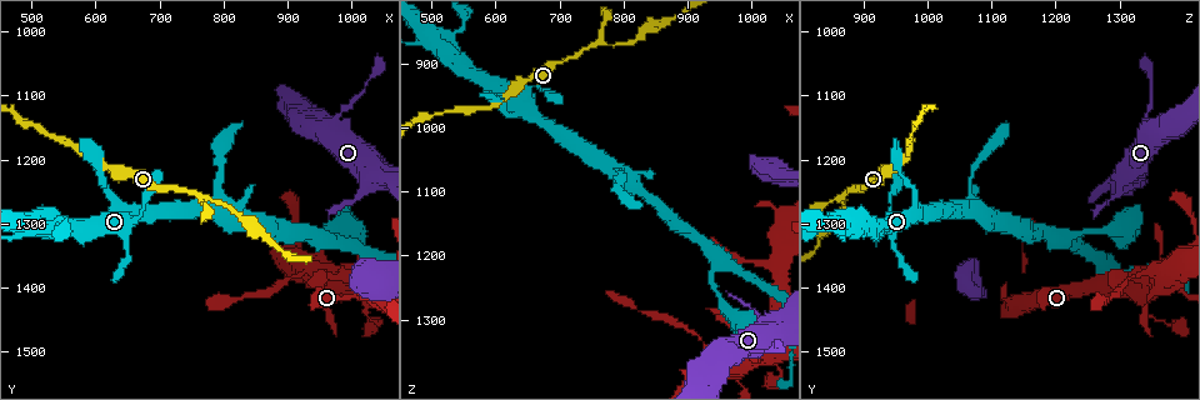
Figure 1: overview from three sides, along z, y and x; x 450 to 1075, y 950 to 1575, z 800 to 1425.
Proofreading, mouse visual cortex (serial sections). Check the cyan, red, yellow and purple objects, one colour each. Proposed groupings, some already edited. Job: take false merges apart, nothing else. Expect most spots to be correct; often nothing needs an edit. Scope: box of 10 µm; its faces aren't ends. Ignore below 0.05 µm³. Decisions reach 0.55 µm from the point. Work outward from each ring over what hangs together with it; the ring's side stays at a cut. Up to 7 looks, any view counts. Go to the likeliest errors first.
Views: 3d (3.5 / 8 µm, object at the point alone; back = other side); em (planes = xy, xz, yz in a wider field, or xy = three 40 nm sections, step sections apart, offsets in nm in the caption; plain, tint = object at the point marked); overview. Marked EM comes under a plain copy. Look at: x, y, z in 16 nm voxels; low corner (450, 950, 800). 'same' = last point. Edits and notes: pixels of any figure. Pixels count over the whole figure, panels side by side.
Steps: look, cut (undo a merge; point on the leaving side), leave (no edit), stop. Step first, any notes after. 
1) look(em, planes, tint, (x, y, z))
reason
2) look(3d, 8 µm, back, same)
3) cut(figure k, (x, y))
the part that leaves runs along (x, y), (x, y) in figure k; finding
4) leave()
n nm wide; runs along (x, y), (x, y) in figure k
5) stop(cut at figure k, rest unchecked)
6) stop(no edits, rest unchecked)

look(3d, 8 µm, (780, 1260, 875))
narrows sharply

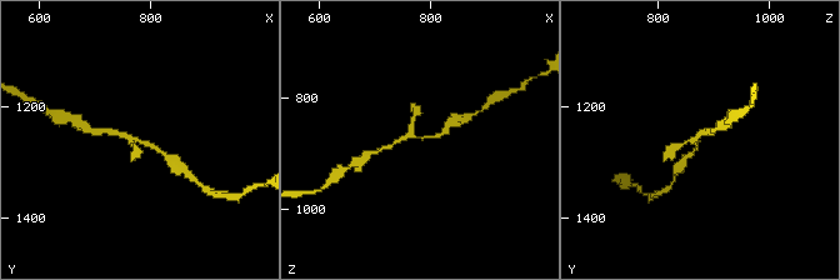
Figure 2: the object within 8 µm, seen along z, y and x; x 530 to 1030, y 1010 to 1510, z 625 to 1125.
look(3d, 3.5 µm, same)

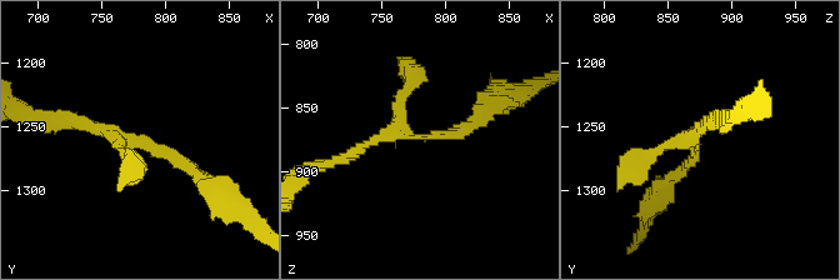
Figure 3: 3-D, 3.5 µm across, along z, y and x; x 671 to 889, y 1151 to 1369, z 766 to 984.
leave()
runs along (69, 121), (141, 140), (203, 179) in figure 3; continuous, no second cell

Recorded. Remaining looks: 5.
look(3d, 3.5 µm, (990, 1120, 1350))
sudden change in width

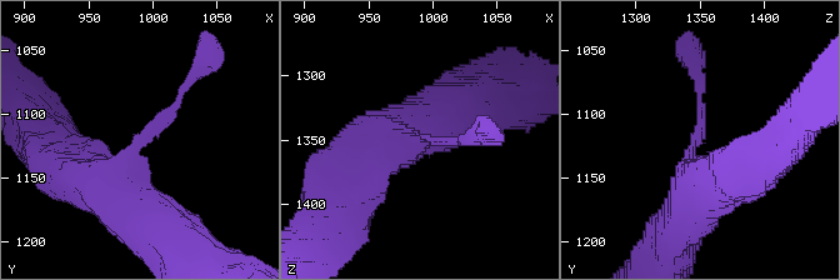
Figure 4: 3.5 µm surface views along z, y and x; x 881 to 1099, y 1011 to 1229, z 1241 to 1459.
look(em, xy, step 5, tint, (994, 1122, 1350))

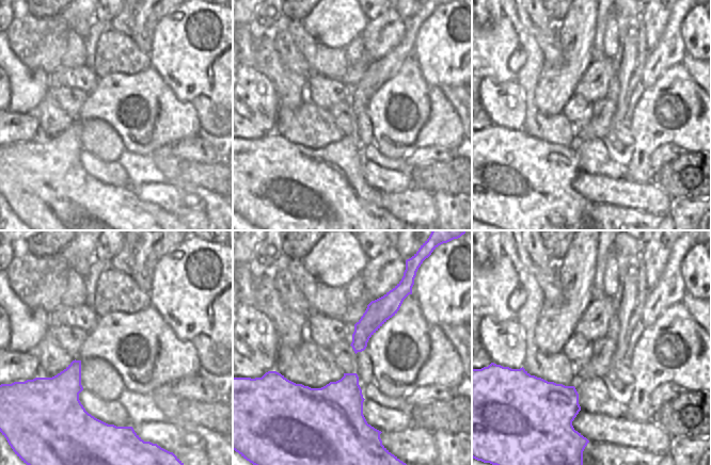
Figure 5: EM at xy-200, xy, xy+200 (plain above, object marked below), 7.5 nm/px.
leave()
runs along (130, 208), (134, 154), (195, 74) in figure 4; continuous, no second cell

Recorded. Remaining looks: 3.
look(3d, 3.5 µm, (900, 1380, 1315))
sudden change in width

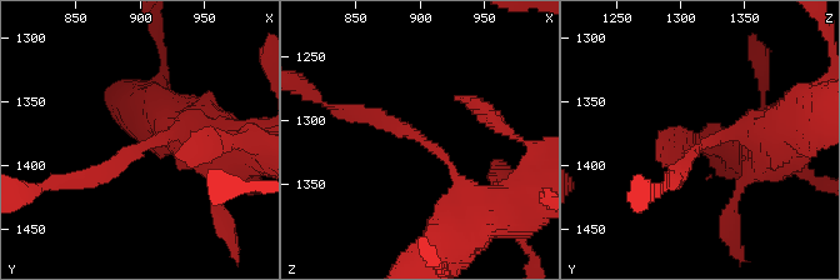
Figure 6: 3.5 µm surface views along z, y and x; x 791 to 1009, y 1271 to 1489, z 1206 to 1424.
look(em, xy, step 1, tint, (902, 1382, 1316))
arms of 200, 250 nm

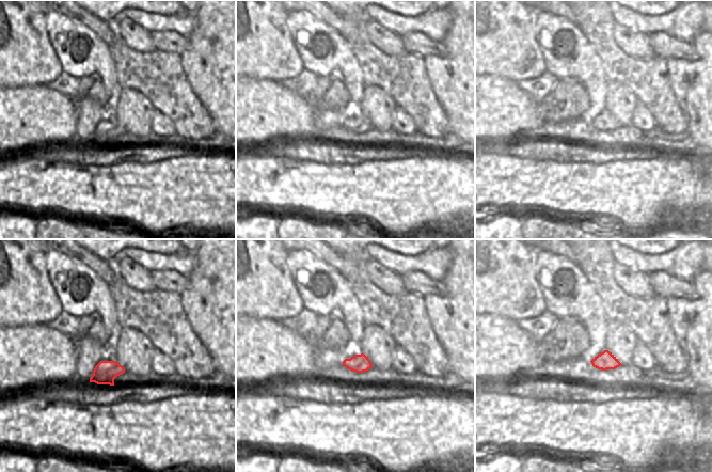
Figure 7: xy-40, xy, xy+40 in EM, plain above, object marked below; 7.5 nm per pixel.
leave()
runs along (471, 201), (436, 150), (356, 113) in figure 6; all the same cell

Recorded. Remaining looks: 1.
stop(no edits, rest unchecked)

